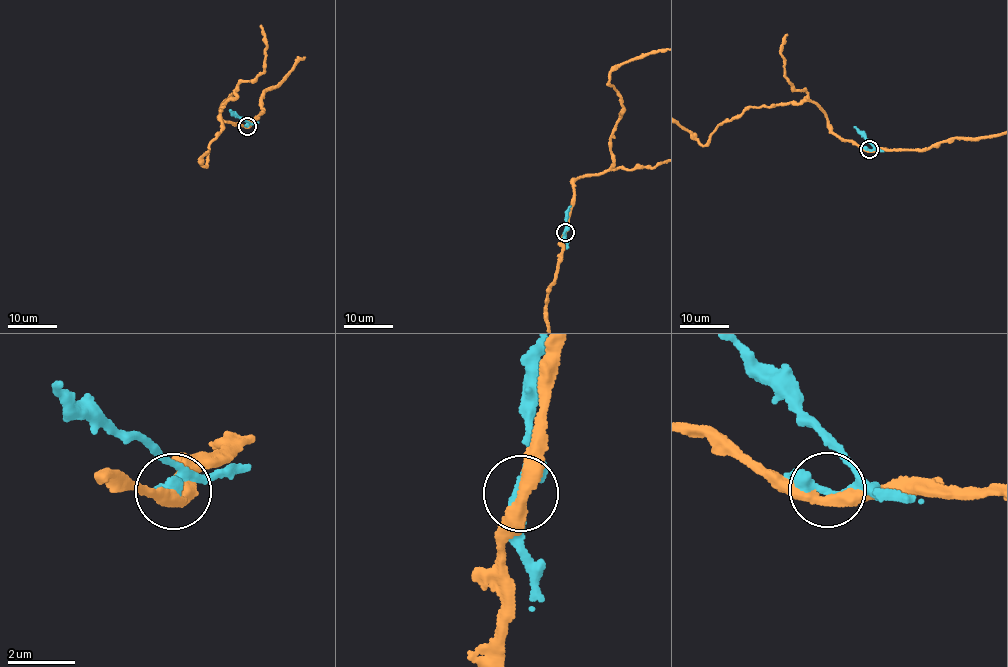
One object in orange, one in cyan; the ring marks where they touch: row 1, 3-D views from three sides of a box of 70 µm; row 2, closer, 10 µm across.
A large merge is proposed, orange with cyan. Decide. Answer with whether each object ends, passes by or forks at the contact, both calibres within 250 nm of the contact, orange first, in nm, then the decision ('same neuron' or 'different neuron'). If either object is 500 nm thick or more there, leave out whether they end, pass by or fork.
orange passes by | cyan passes by | 380/240 nm | different neuron

